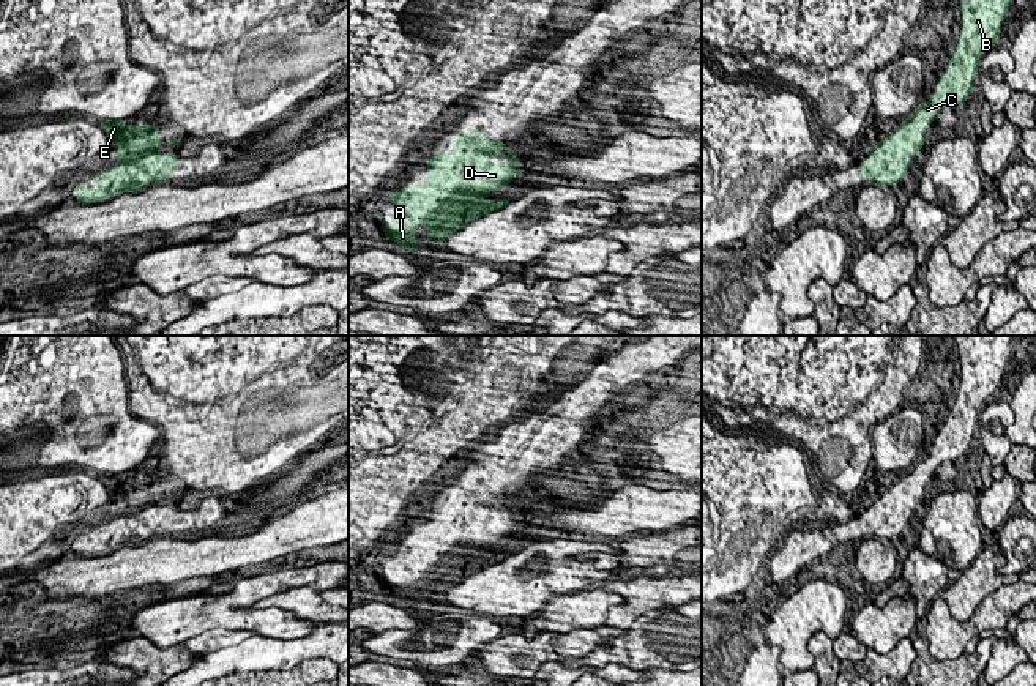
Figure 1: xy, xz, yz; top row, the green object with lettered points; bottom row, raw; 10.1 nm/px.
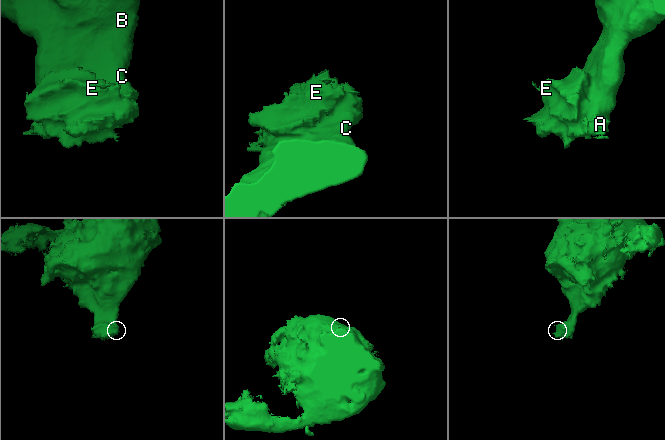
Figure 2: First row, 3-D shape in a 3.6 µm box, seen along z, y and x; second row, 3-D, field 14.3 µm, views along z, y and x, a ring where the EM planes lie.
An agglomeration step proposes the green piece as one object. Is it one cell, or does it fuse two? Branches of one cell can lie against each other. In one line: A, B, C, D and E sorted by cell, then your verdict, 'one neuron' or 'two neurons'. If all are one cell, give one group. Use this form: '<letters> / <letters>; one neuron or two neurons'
A B C D E; one neuron

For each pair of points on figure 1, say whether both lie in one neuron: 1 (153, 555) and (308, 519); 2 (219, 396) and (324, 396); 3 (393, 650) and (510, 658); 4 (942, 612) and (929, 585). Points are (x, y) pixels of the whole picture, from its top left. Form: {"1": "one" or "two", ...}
{"1": "one", "2": "one", "3": "two", "4": "two"}

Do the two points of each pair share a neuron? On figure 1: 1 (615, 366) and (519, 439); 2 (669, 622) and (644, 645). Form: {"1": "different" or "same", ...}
{"1": "same", "2": "same"}

